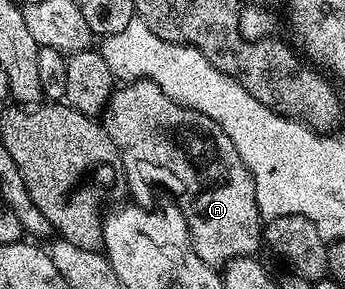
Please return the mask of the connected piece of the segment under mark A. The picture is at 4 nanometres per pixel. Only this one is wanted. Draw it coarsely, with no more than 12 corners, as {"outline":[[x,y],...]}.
{"outline":[[136,78],[101,121],[222,268],[261,246],[255,185],[209,116]]}

